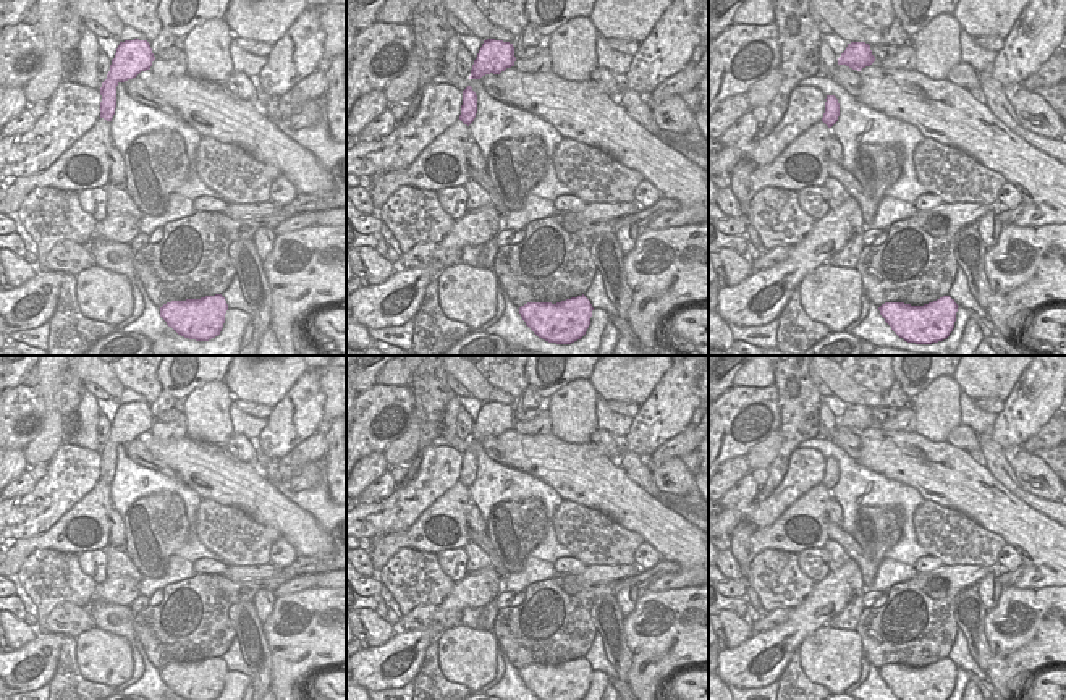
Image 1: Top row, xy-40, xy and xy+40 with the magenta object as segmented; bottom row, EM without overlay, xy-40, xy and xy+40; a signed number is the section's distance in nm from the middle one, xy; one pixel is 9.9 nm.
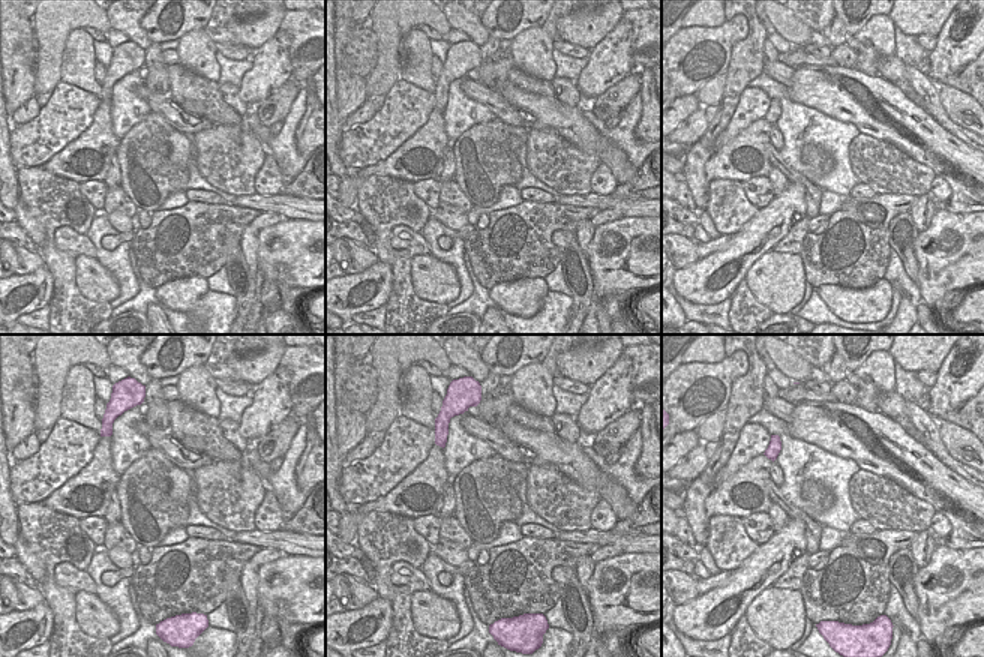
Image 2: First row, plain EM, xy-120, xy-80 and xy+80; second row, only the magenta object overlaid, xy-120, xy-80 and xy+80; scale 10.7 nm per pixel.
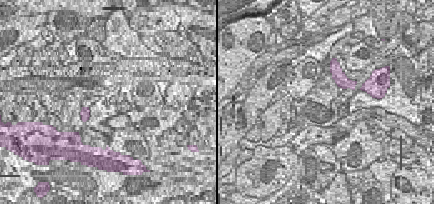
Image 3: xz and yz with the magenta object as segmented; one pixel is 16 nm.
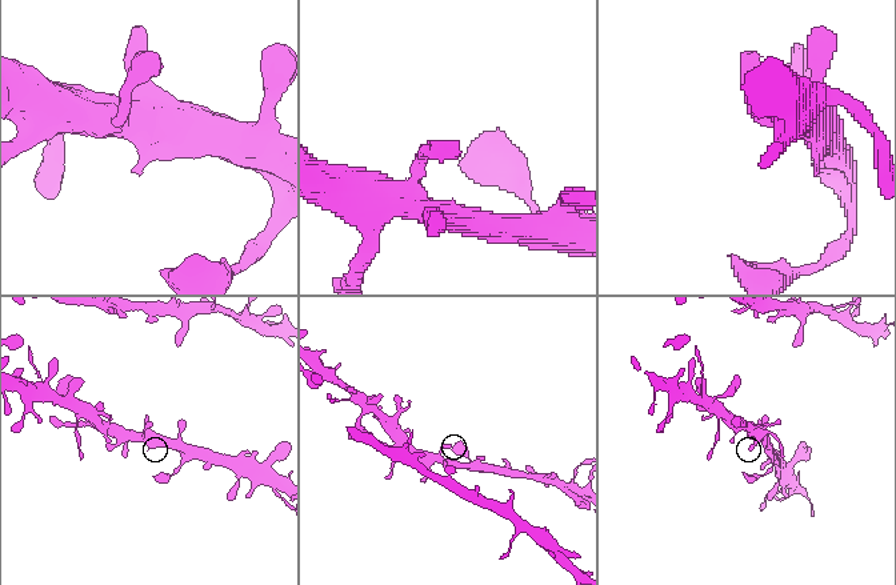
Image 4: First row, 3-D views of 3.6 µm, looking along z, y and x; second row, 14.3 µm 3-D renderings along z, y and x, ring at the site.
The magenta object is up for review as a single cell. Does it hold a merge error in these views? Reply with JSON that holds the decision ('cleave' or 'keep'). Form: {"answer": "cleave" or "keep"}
{"answer": "keep"}

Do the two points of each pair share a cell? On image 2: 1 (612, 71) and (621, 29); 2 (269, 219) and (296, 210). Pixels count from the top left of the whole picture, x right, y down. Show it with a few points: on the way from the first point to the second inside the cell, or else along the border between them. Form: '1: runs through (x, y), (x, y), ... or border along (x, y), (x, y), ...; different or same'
1: runs through (612, 60), (618, 39); same
2: border along (263, 212), (276, 212), (282, 218); different

